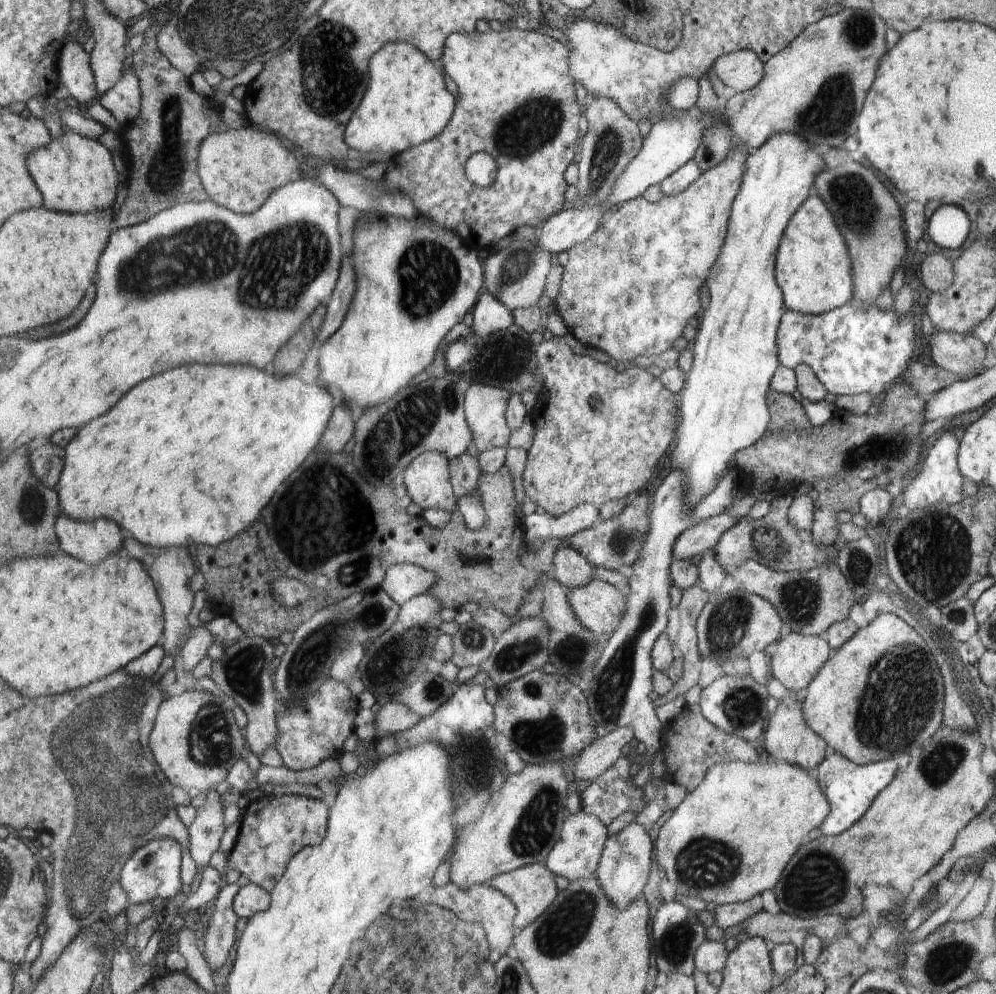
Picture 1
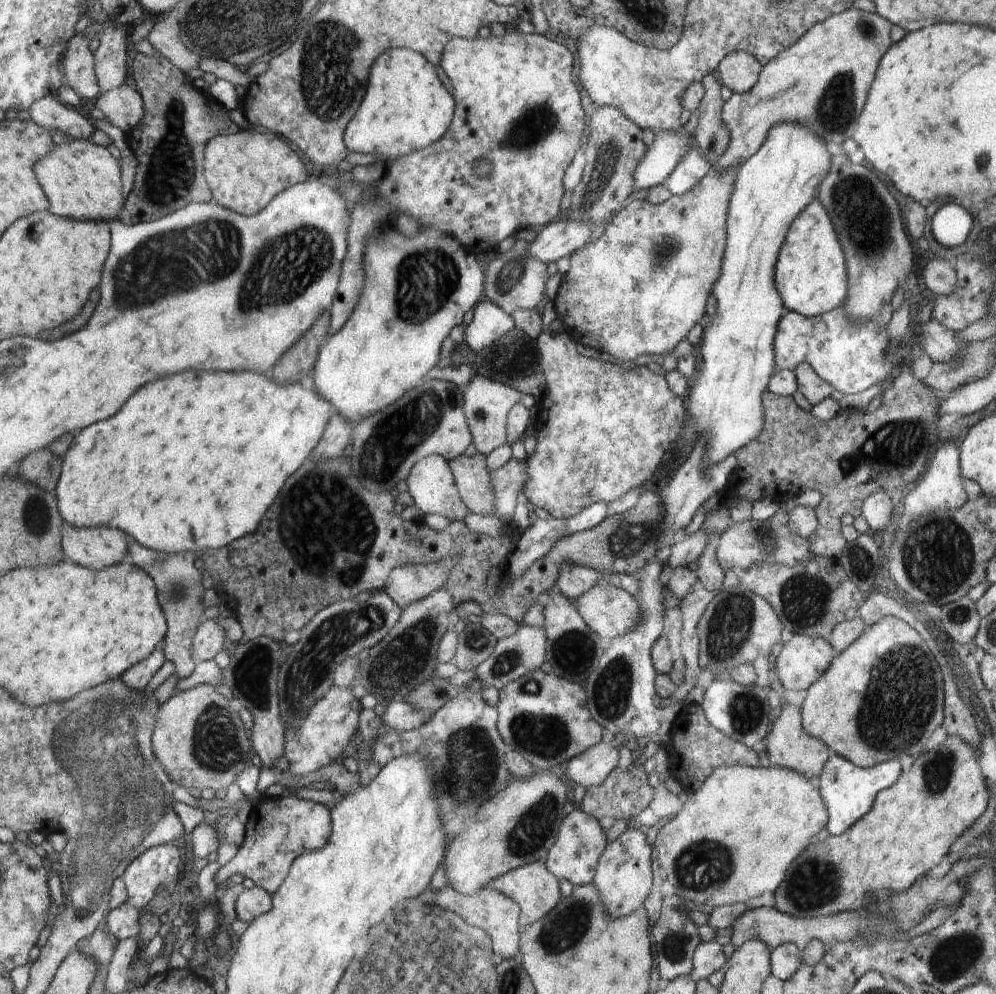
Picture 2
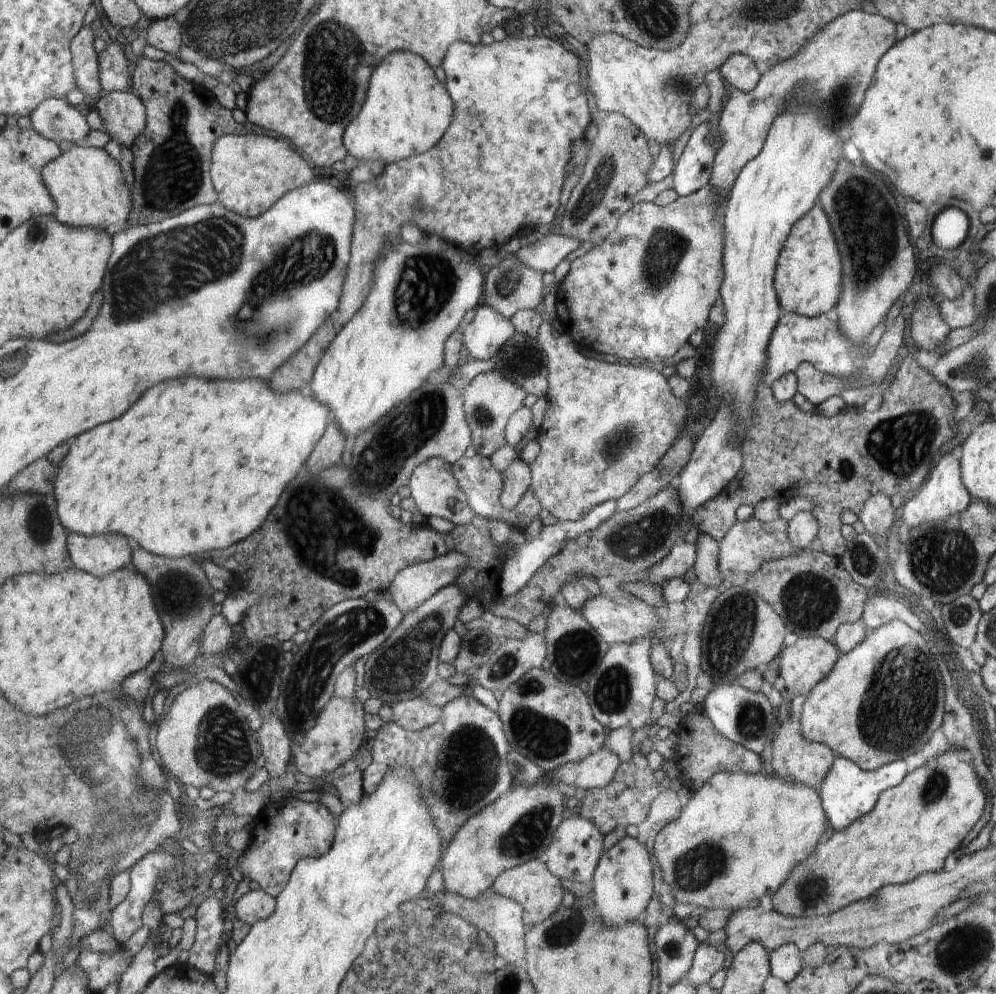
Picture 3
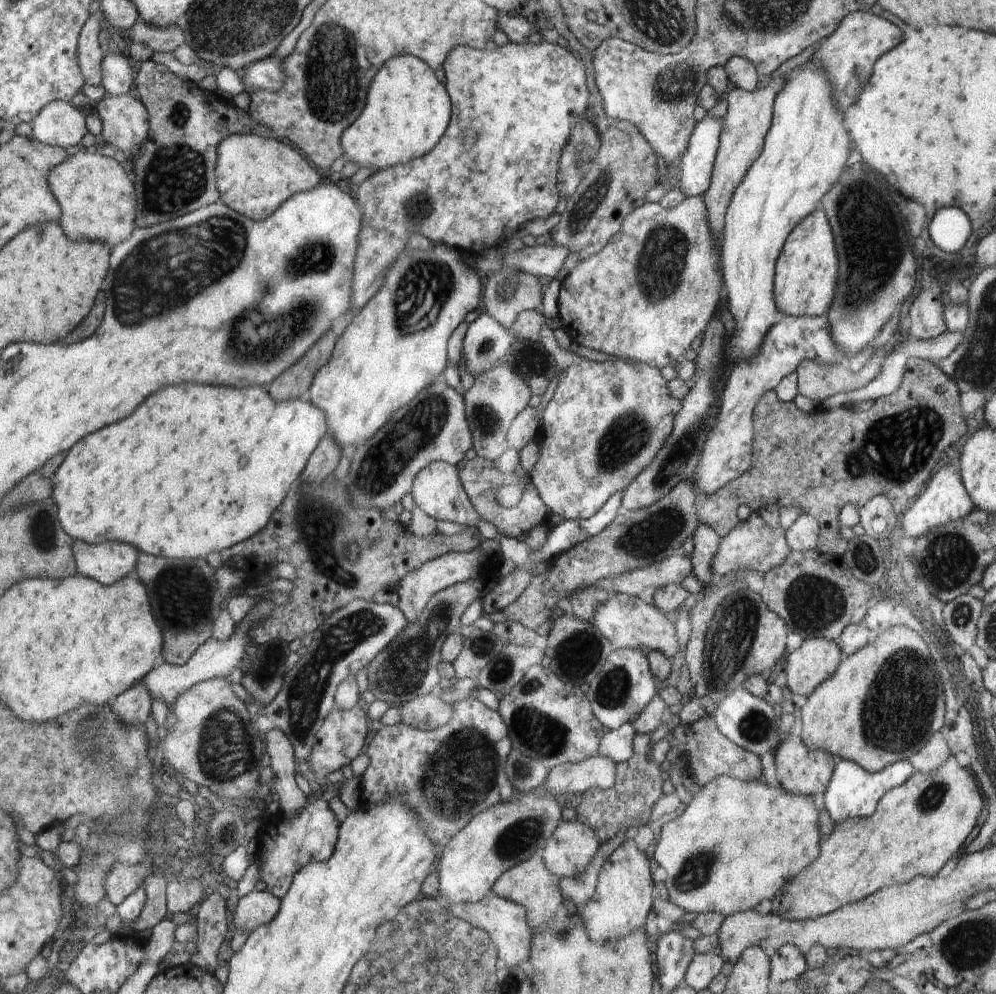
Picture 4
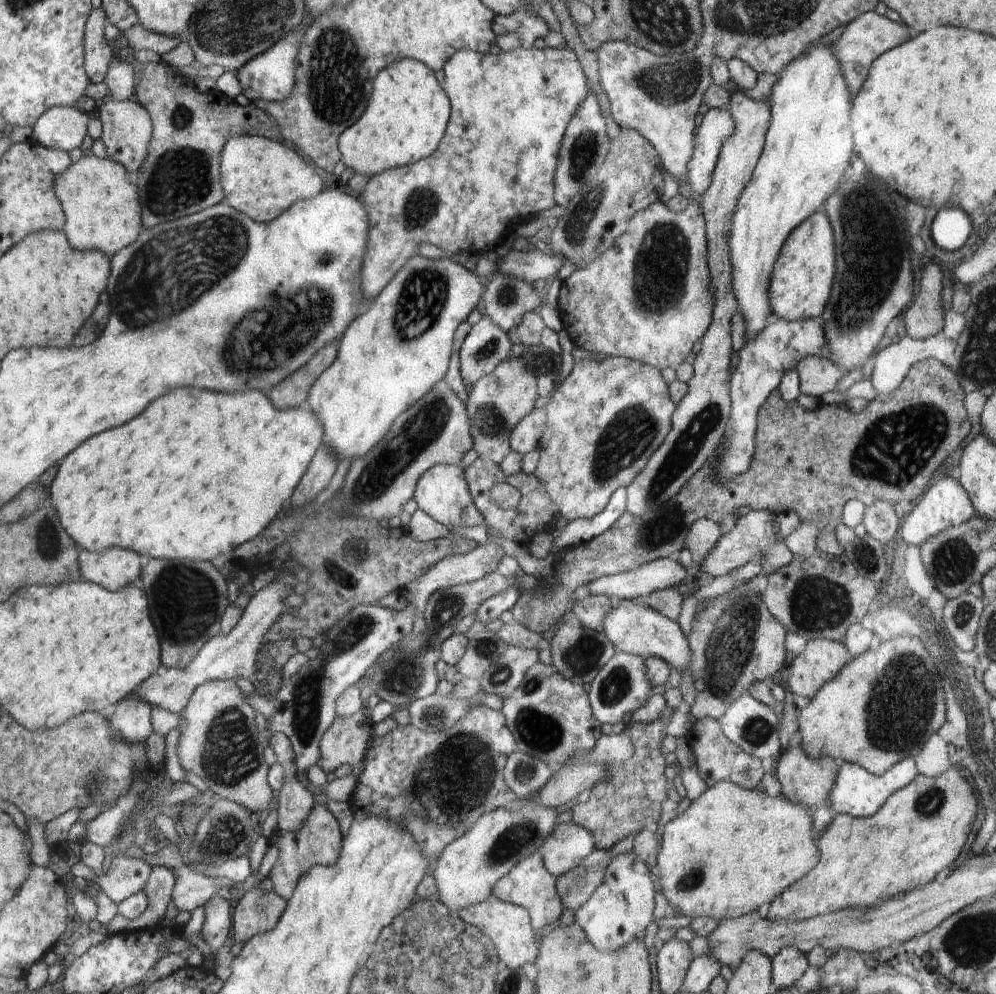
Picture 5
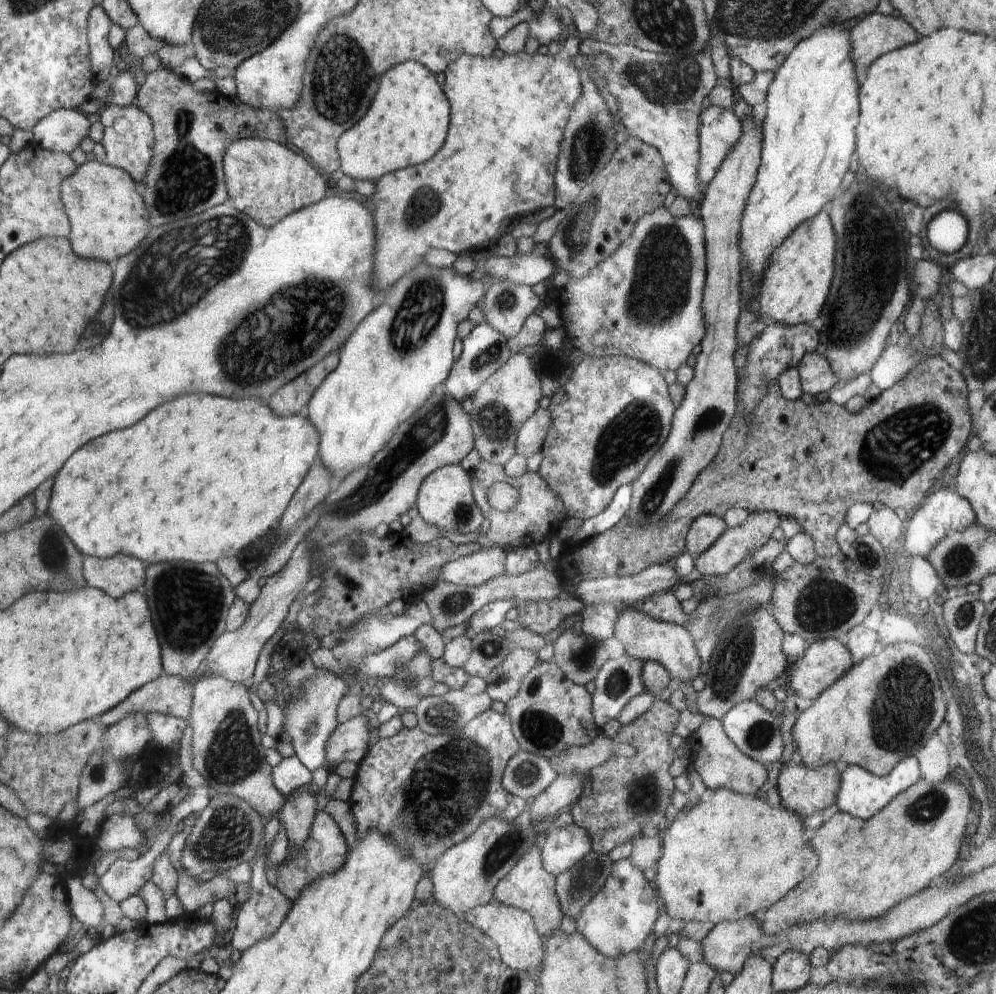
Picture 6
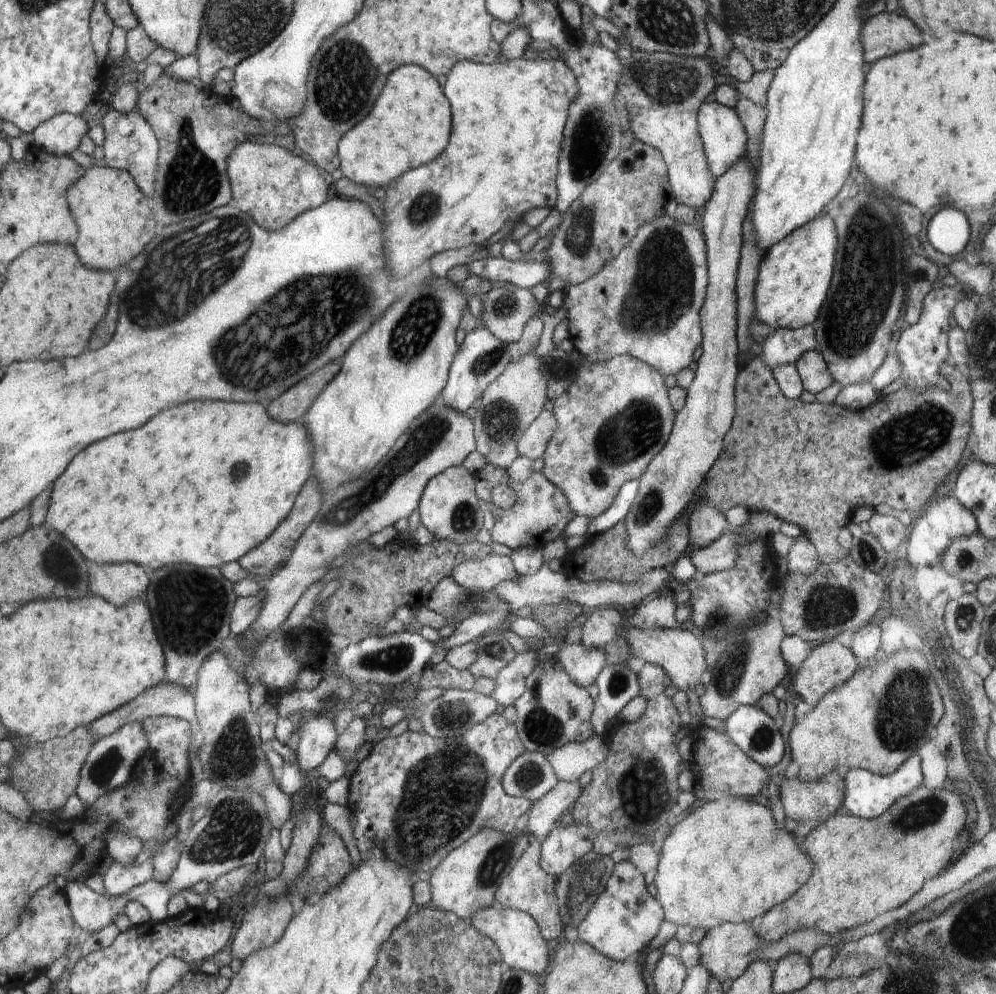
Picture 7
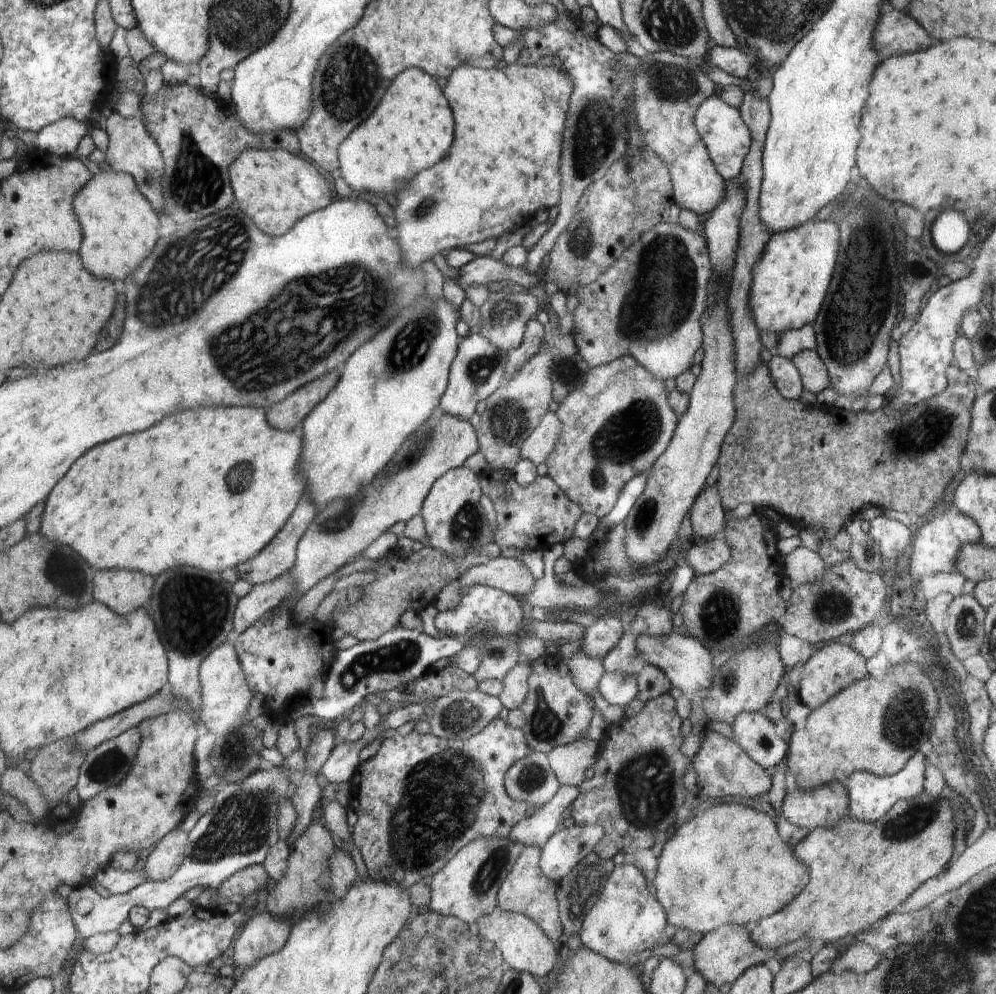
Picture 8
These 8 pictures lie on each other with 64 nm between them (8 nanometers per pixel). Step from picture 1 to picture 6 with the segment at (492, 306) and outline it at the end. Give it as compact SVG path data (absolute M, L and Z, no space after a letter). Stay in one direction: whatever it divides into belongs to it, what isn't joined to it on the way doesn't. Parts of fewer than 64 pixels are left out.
M485 320L474 325L474 328L462 339L461 355L445 386L446 392L458 402L463 402L467 398L471 399L478 388L514 354L509 347L507 338L504 338L501 332L496 332Z

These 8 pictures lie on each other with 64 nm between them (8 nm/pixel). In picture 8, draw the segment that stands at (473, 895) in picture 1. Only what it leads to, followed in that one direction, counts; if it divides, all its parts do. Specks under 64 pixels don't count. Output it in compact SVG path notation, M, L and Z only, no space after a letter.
M496 908L492 914L486 914L477 923L480 934L493 942L494 946L498 946L498 950L501 950L505 955L506 964L511 969L542 978L554 968L556 948L552 946L552 940L533 919L528 918L525 914L506 912Z

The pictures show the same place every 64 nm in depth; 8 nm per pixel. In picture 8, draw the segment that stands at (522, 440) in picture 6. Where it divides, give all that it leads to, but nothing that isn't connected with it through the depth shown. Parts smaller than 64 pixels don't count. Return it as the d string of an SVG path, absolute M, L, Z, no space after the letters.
M549 411L532 434L525 440L521 448L521 458L530 460L536 466L544 464L550 454L557 448L558 437L561 436L563 423L555 412Z

